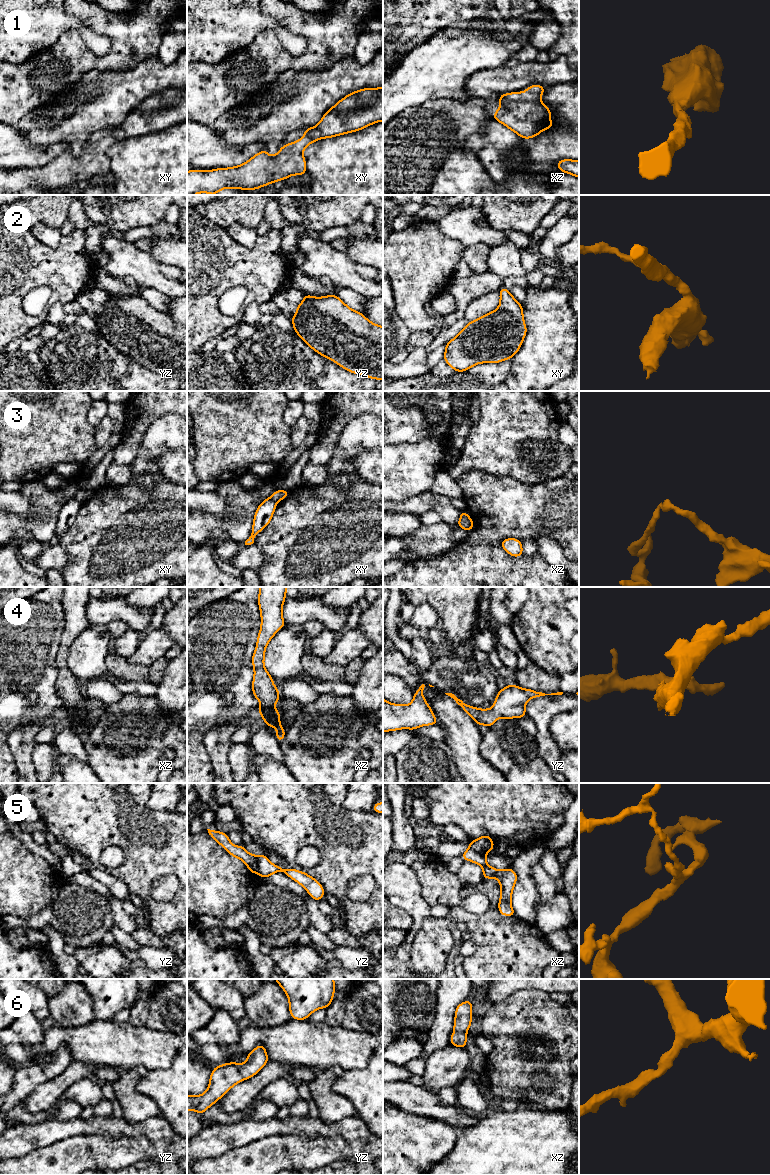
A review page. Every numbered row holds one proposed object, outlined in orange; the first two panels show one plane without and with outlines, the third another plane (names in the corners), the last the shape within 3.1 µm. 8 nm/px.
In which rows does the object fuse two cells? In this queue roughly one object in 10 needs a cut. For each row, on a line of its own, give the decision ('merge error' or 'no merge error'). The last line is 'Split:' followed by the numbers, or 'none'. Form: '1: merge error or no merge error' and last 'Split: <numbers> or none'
1: no merge error
2: no merge error
3: merge error
4: no merge error
5: merge error
6: no merge error
Split: 3, 5

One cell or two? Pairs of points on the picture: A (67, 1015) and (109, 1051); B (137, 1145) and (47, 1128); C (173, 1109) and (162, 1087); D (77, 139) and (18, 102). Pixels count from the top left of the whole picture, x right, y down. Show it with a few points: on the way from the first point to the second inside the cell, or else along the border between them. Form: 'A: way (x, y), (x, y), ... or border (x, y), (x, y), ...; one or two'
A: border (96, 1019), (76, 1027), (56, 1026); two
B: border (104, 1135), (71, 1135), (59, 1141); two
C: way (173, 1104), (173, 1098), (167, 1092); one
D: border (27, 112), (24, 115); two

